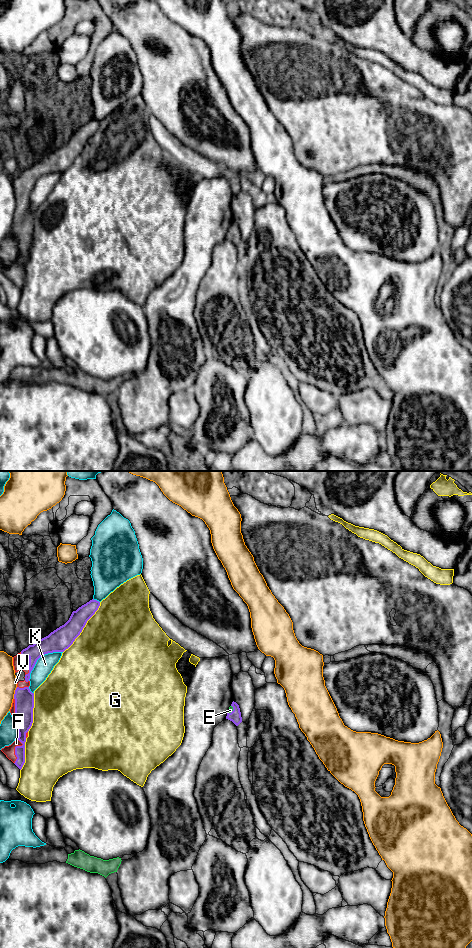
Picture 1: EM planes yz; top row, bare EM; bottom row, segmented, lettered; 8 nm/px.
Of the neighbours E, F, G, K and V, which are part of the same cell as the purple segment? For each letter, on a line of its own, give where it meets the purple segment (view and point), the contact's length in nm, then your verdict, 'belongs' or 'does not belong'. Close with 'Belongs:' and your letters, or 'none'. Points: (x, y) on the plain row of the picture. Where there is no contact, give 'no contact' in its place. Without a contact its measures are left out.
E: contact yz (233, 230); length 80 nm; belongs
F: contact yz (16, 266); length 260 nm; belongs
G: contact yz (84, 146); length 500 nm; does not belong
K: contact yz (39, 177); length 360 nm; does not belong
V: contact yz (15, 213); length 100 nm; does not belong
Belongs: E, F

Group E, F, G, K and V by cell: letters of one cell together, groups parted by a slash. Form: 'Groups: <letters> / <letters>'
Groups: E F / G / K / V

